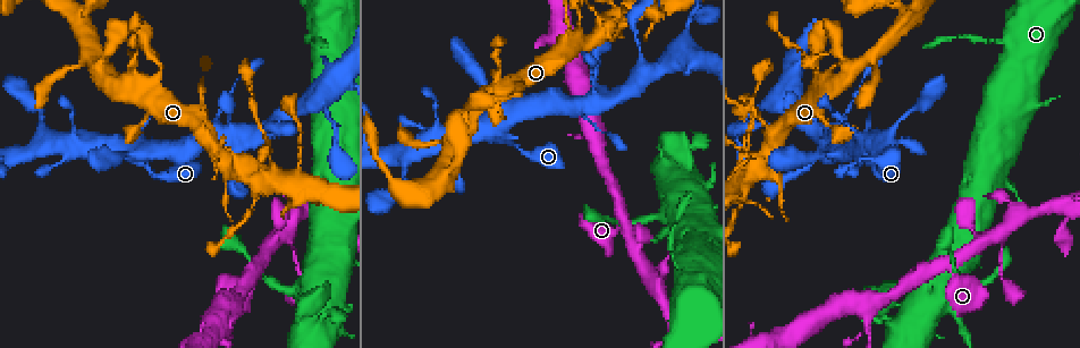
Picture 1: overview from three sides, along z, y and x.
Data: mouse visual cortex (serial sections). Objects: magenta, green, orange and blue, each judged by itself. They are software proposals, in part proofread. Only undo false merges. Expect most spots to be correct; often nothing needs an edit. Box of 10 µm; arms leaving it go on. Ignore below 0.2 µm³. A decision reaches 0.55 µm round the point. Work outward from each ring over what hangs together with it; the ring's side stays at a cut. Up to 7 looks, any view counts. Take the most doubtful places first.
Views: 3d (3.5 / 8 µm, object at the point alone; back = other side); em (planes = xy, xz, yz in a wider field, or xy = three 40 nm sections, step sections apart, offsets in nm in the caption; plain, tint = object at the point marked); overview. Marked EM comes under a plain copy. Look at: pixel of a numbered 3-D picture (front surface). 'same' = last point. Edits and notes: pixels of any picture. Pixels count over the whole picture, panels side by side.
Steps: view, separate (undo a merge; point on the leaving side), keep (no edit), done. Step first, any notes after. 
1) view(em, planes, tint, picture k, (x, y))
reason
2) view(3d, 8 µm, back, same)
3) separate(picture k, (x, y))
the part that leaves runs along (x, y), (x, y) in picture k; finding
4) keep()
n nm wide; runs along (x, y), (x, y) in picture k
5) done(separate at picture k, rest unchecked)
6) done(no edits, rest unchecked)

view(3d, 8 µm, picture 1, (256, 181))
calibre changes

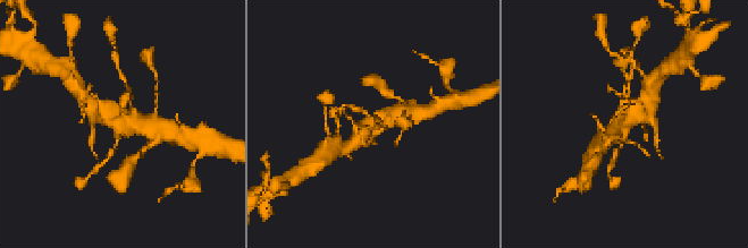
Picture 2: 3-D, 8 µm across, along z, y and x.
view(em, xy, step 1, tint, same)
need the tissue

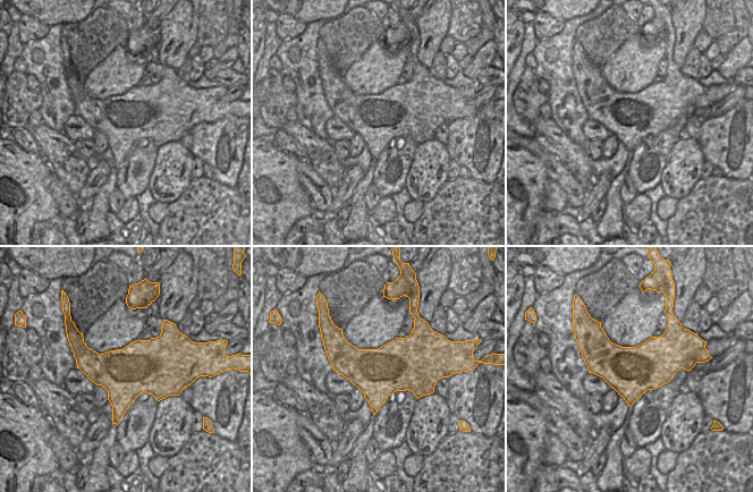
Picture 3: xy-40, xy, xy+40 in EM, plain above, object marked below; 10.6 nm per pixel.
keep()
runs along (351, 145), (374, 124), (402, 116) in picture 2; continuous, no second cell

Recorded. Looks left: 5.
view(3d, 3.5 µm, picture 1, (259, 266))

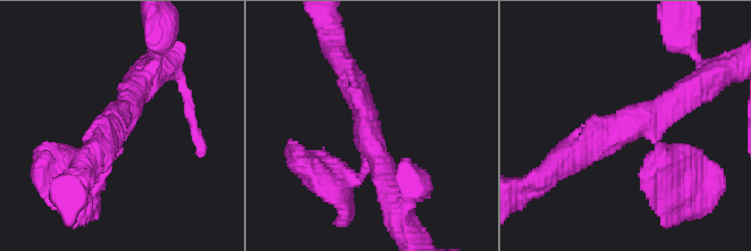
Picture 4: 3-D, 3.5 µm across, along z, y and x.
view(em, xy, step 1, tint, picture 4, (371, 144))
3 arms; arms of 150, 350, 350 nm; need the tissue

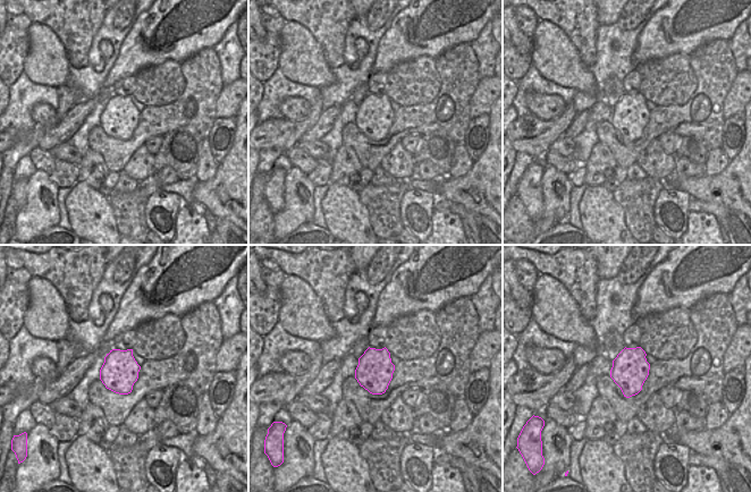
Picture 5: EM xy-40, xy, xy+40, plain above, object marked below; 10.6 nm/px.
keep()
runs along (678, 174), (644, 122), (580, 150) in picture 4; continuous, no second cell

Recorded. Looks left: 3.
view(3d, 3.5 µm, picture 1, (869, 333))
thick turns thin

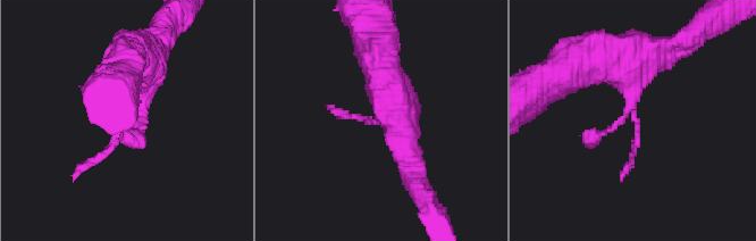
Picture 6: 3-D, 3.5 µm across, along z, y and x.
keep()
runs along (148, 55), (144, 97), (102, 156), (87, 159) in picture 6; one cell here

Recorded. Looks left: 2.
done(no edits, rest unchecked)

